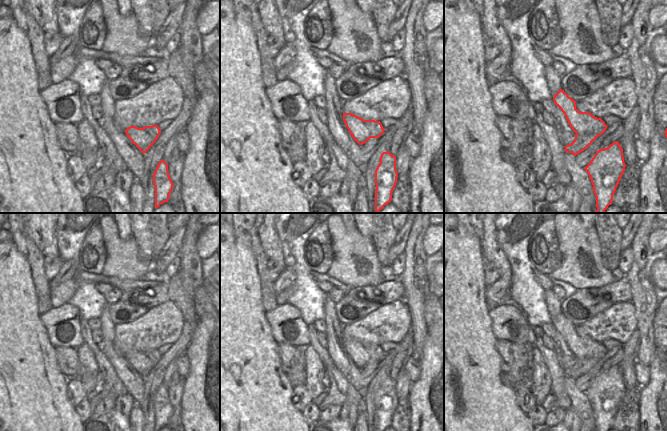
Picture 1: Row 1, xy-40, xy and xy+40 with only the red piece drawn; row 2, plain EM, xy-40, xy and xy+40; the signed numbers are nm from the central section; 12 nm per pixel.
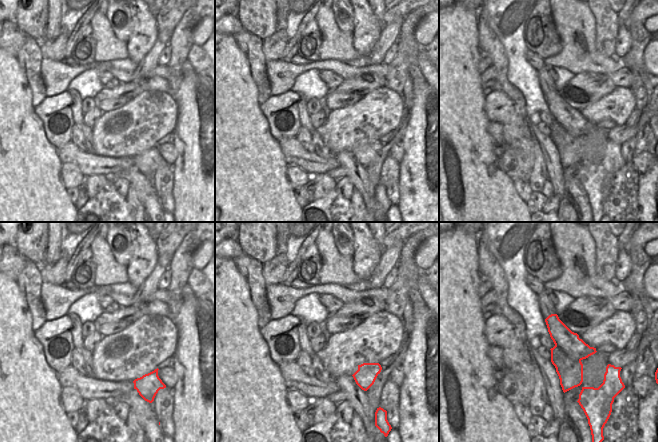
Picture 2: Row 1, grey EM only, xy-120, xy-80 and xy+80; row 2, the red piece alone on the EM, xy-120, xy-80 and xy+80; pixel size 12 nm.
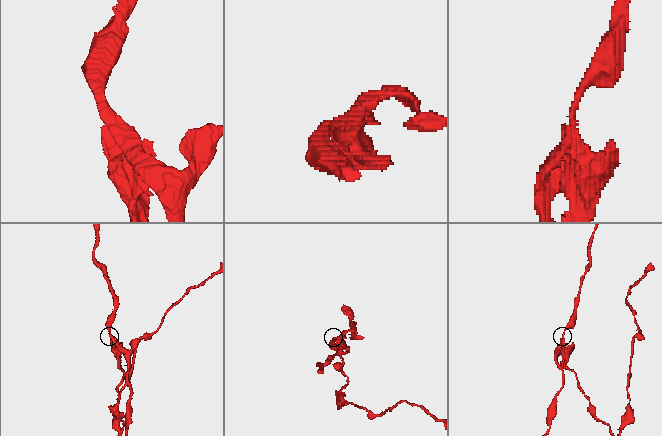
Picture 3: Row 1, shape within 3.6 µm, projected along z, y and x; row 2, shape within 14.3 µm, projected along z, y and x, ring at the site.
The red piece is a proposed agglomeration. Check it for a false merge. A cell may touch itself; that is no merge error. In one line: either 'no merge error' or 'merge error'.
merge error

